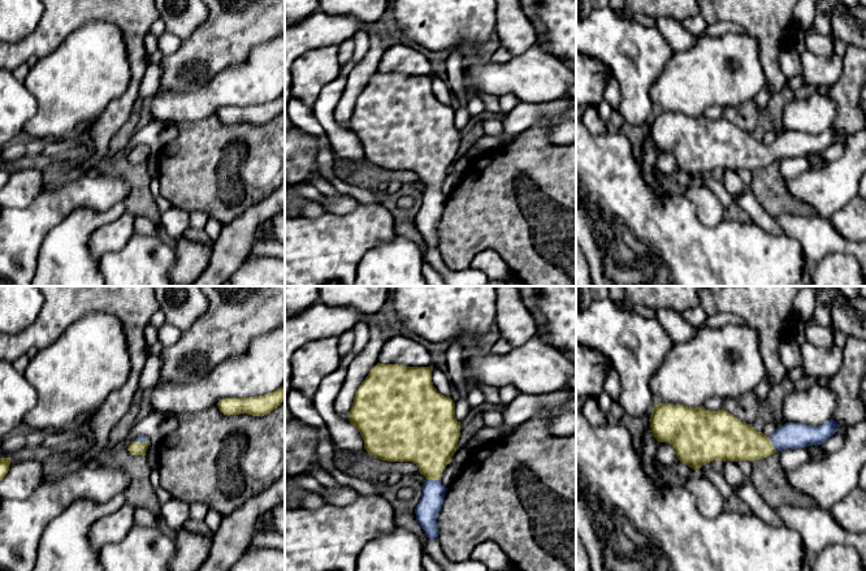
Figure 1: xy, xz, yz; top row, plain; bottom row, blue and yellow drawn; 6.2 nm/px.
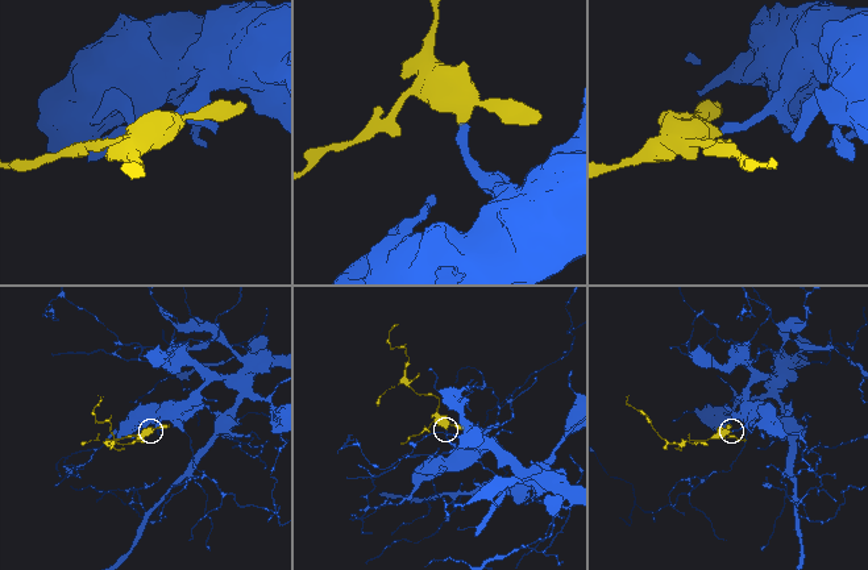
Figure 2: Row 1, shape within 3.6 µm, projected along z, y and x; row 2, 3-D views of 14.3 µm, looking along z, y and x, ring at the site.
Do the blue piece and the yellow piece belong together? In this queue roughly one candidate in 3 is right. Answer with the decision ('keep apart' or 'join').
join

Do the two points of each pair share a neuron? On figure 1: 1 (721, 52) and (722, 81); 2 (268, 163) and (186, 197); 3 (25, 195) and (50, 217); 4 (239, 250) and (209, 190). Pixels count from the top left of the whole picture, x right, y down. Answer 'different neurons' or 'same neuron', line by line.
1: same neuron
2: same neuron
3: different neurons
4: different neurons

